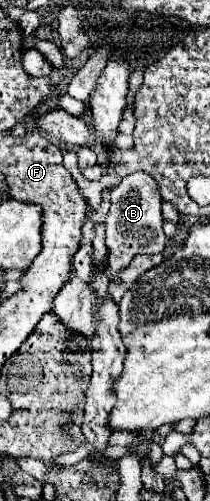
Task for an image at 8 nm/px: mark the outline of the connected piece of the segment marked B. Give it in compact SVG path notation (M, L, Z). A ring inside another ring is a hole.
M143 172L125 176L121 184L111 190L111 208L105 226L107 226L107 238L105 238L107 266L109 266L109 278L113 282L119 282L121 270L129 266L133 256L163 252L167 236L163 234L161 196L155 178Z

